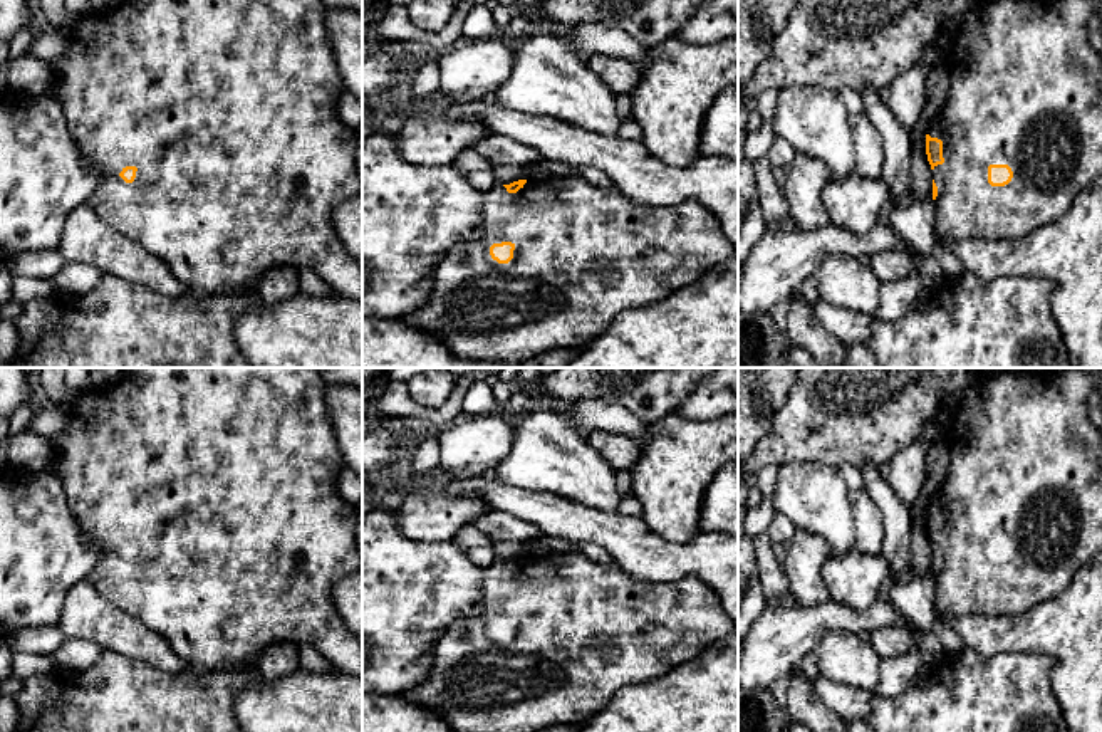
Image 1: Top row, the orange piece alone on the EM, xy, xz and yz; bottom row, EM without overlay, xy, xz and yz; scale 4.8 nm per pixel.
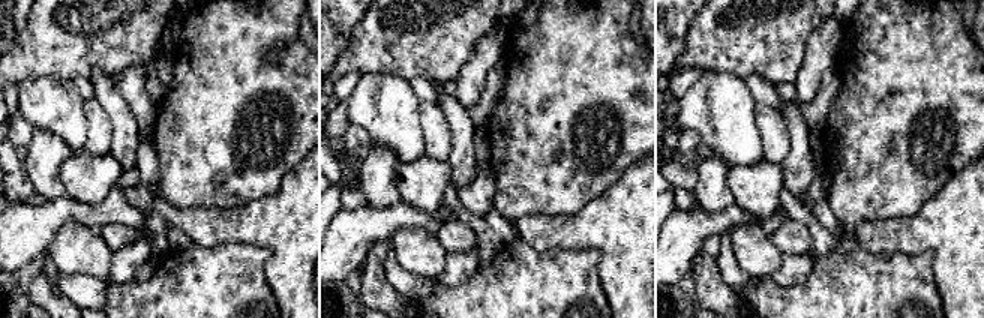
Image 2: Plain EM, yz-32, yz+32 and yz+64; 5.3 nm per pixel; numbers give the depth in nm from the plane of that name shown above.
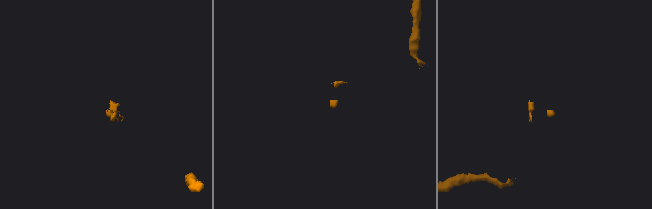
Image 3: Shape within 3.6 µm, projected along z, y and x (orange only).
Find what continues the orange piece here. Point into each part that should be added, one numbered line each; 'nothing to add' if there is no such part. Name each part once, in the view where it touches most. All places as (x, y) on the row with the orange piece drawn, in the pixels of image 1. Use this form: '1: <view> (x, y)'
1: yz (1025, 91)

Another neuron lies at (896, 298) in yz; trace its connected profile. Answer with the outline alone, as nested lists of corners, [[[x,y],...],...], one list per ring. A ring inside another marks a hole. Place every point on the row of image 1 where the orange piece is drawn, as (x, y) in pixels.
[[[914,270],[909,277],[881,285],[881,301],[872,317],[879,321],[897,321],[904,317],[914,301],[921,295],[921,277]]]

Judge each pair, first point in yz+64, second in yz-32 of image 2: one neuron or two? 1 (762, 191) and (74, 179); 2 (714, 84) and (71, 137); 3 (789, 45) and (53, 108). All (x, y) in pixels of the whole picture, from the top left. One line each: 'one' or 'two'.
1: one
2: one
3: two

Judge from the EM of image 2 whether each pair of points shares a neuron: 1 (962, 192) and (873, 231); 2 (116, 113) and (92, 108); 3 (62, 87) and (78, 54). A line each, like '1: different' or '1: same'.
1: same
2: different
3: different

